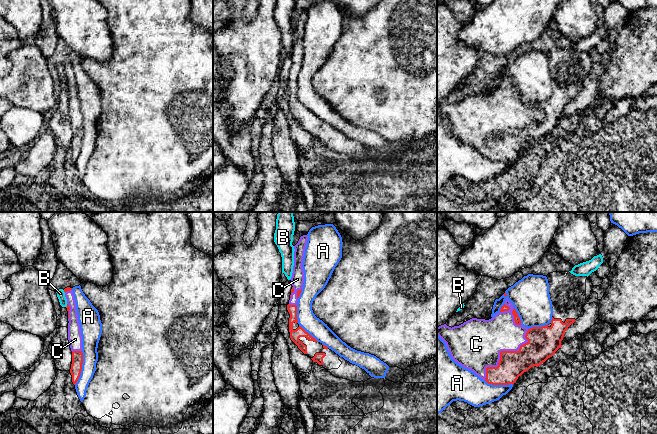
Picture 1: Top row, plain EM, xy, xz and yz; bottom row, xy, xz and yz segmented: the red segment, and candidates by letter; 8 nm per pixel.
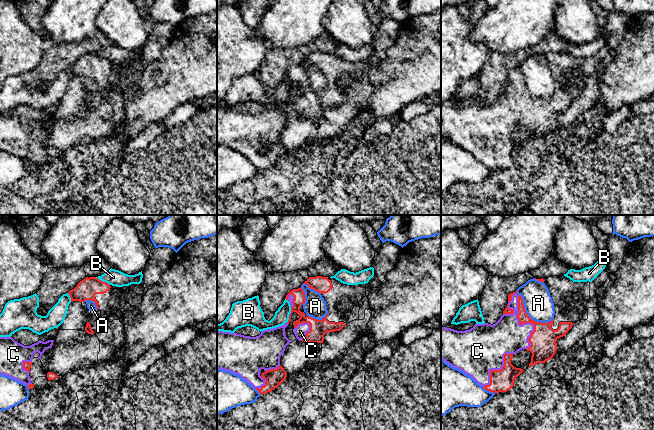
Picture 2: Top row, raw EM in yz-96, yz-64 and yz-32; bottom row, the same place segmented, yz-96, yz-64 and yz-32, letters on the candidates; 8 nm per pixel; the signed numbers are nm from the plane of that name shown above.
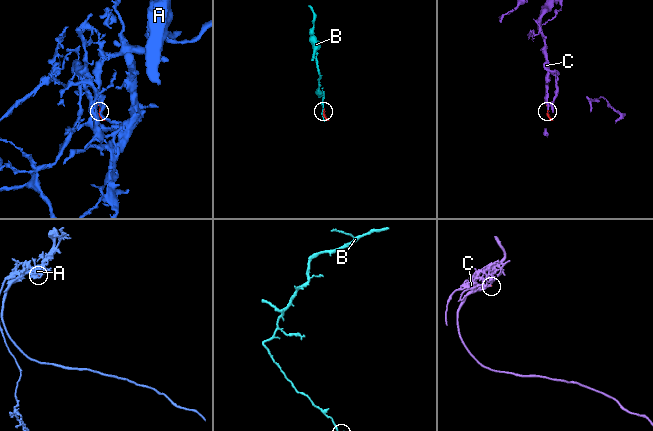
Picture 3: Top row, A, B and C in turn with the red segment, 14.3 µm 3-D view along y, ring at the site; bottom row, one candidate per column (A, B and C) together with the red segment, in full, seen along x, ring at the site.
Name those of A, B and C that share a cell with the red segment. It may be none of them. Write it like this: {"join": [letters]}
{"join": ["C"]}

